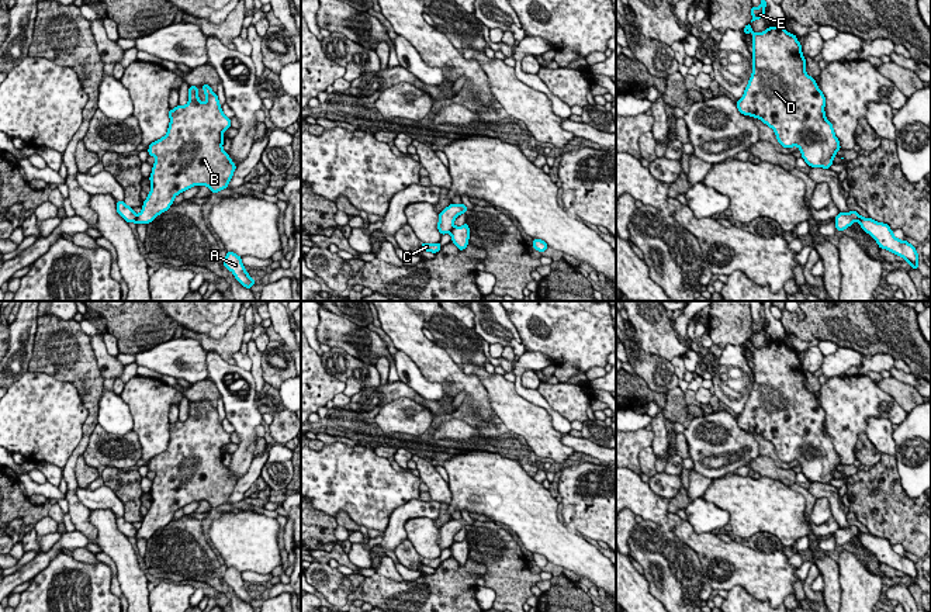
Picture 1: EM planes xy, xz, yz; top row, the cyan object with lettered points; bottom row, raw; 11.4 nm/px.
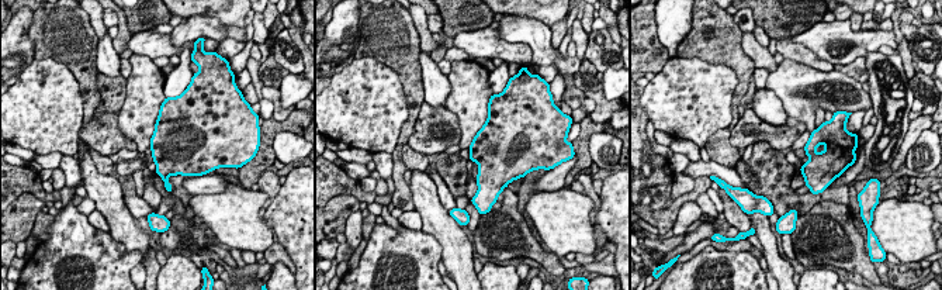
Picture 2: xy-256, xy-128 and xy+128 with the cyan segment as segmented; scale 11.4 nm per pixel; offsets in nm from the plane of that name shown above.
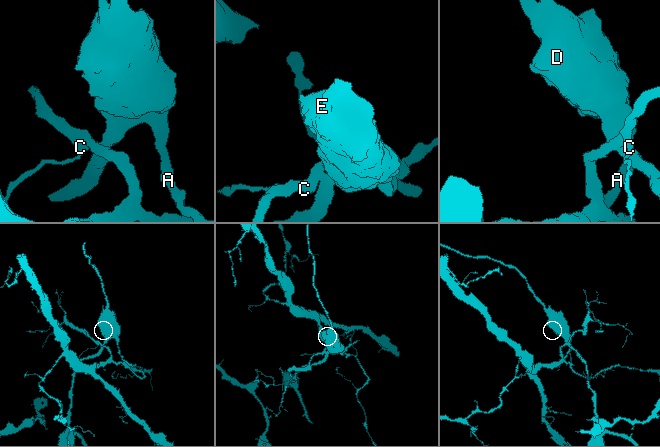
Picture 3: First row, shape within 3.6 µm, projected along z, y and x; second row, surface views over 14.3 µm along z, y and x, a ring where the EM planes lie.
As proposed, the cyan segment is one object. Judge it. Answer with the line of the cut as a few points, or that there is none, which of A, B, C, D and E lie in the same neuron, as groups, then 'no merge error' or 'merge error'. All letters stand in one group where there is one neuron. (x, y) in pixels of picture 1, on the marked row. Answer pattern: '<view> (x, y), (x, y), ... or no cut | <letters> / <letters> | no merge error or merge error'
xy (138, 215), (135, 222) | A B D E / C | merge error

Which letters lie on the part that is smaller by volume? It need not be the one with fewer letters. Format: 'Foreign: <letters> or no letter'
Foreign: C

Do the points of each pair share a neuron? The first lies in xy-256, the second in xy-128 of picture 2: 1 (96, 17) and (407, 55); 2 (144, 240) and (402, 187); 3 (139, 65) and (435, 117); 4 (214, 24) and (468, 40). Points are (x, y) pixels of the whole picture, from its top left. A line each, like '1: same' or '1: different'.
1: different
2: different
3: different
4: different

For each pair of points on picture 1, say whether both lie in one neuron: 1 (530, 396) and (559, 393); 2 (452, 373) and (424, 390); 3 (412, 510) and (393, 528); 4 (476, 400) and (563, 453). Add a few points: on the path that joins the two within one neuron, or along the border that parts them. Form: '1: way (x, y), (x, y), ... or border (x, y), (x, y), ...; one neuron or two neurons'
1: border (536, 390), (564, 418); two neurons
2: border (412, 360), (426, 379), (443, 386), (447, 400); two neurons
3: way (408, 512), (397, 524); one neuron
4: border (478, 380), (495, 414); two neurons

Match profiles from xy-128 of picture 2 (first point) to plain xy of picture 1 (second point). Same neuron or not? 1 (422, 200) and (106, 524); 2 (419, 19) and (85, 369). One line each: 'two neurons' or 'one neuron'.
1: one neuron
2: two neurons

